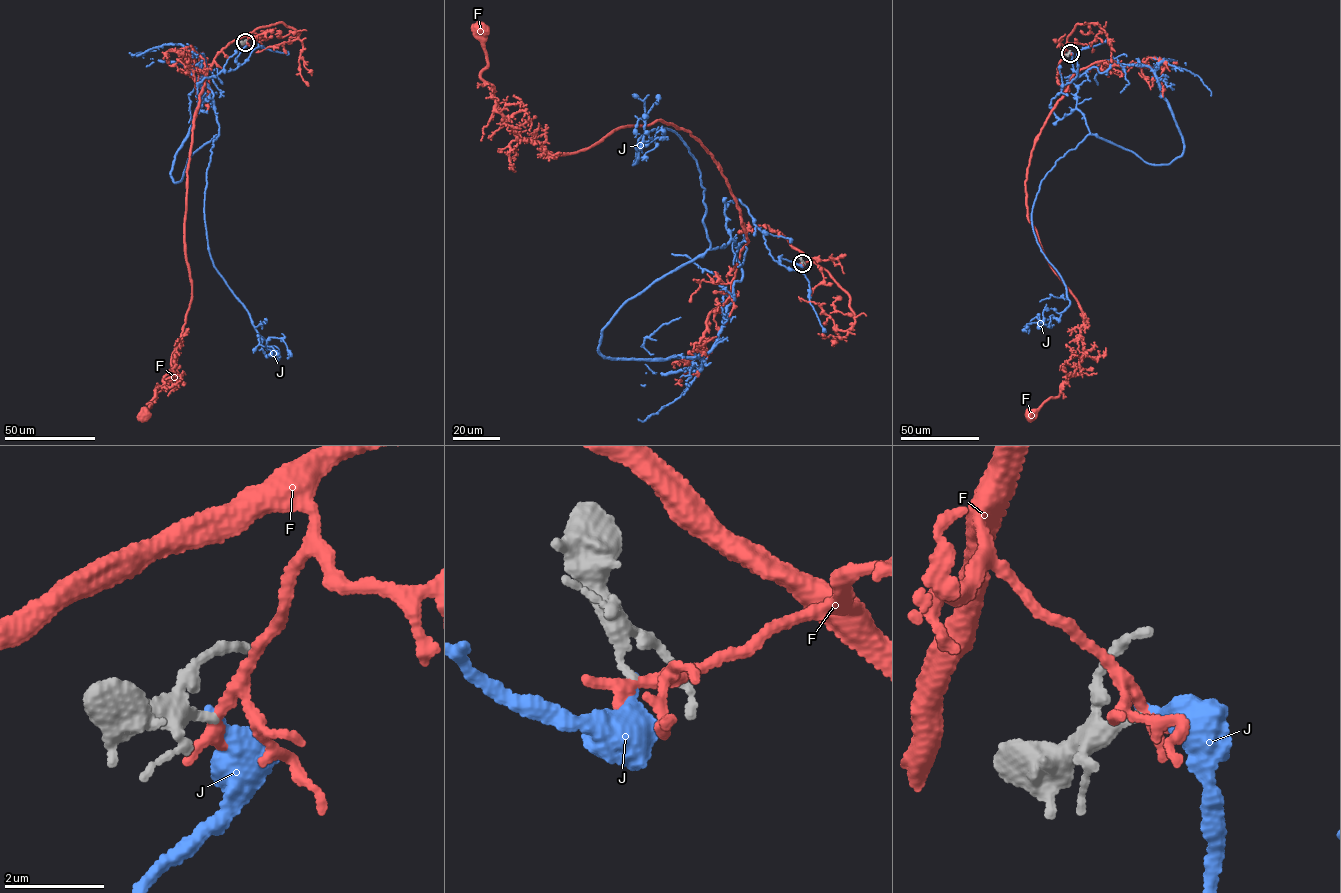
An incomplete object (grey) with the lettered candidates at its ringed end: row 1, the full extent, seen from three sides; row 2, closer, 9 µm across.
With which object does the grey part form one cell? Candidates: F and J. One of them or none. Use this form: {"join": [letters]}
{"join": []}

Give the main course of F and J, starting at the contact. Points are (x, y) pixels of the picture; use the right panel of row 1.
F: (1070, 53), (1025, 189), (1043, 255), (1083, 314), (1083, 354), (1059, 395), (1029, 413)
J: (1070, 53), (1054, 114), (1167, 165), (1183, 141), (1155, 68), (1177, 61), (1134, 64)

